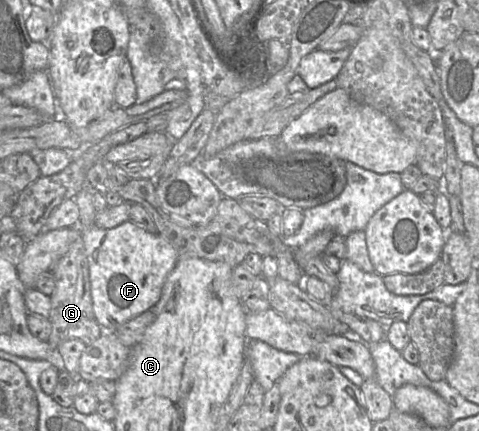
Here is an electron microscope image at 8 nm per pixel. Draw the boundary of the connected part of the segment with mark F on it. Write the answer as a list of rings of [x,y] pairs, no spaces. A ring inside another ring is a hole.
[[[86,185],[75,196],[75,201],[80,212],[78,225],[80,225],[81,236],[84,241],[85,253],[89,264],[94,315],[104,330],[114,331],[115,328],[149,310],[159,301],[165,279],[176,265],[179,254],[164,237],[158,233],[153,234],[146,231],[132,220],[125,221],[110,229],[97,227],[94,223],[97,213],[94,206],[94,194],[94,190]]]

